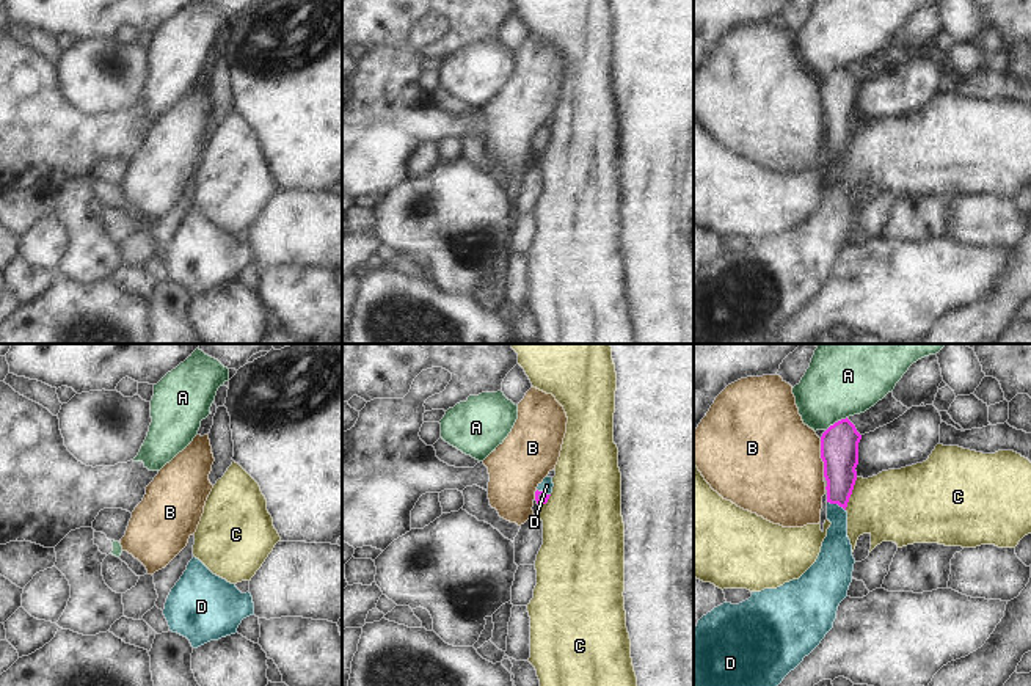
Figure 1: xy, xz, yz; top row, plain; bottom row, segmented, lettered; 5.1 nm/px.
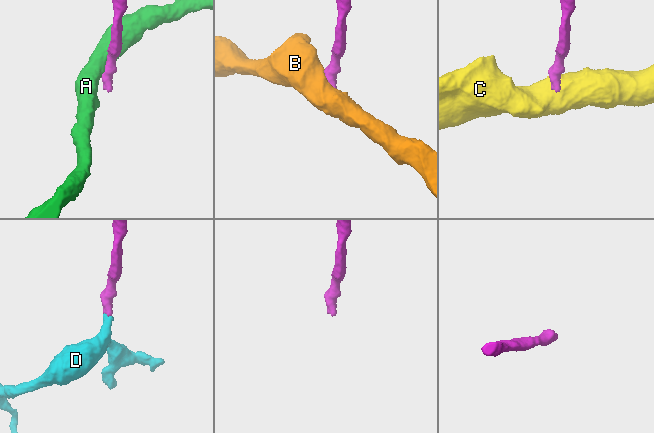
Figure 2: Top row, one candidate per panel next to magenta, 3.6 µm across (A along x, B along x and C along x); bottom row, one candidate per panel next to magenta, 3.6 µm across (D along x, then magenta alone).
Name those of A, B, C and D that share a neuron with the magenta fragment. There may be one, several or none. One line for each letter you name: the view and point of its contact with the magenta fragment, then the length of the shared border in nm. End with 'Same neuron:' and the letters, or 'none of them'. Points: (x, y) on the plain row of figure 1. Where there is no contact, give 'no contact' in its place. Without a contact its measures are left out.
D: contact yz (837, 151); length 110 nm
Same neuron: D

